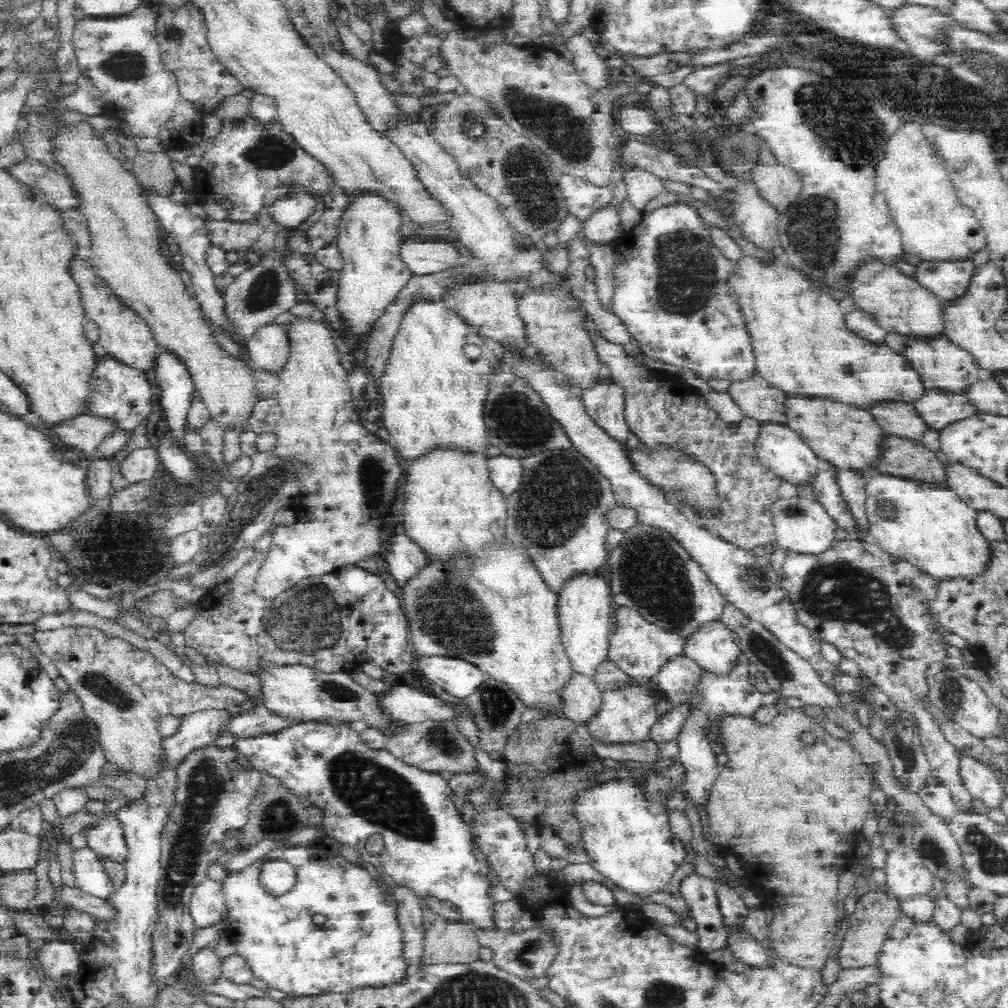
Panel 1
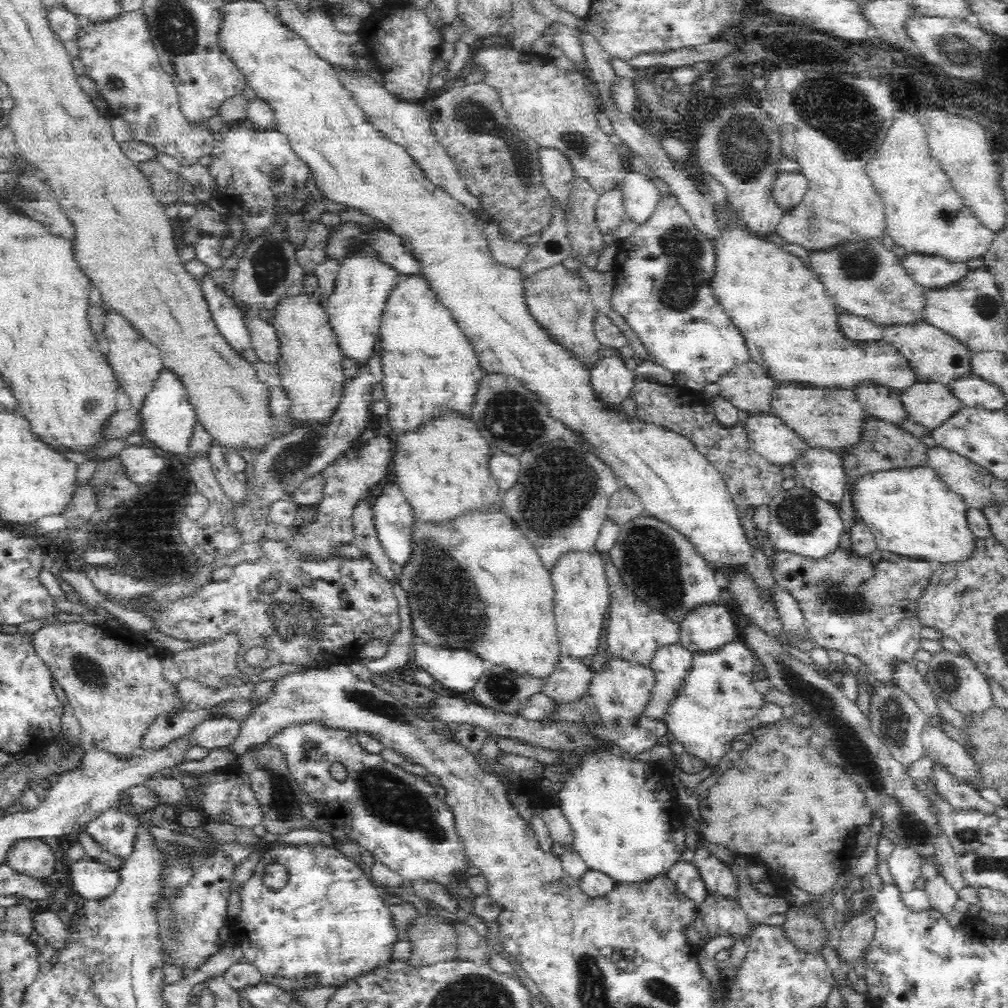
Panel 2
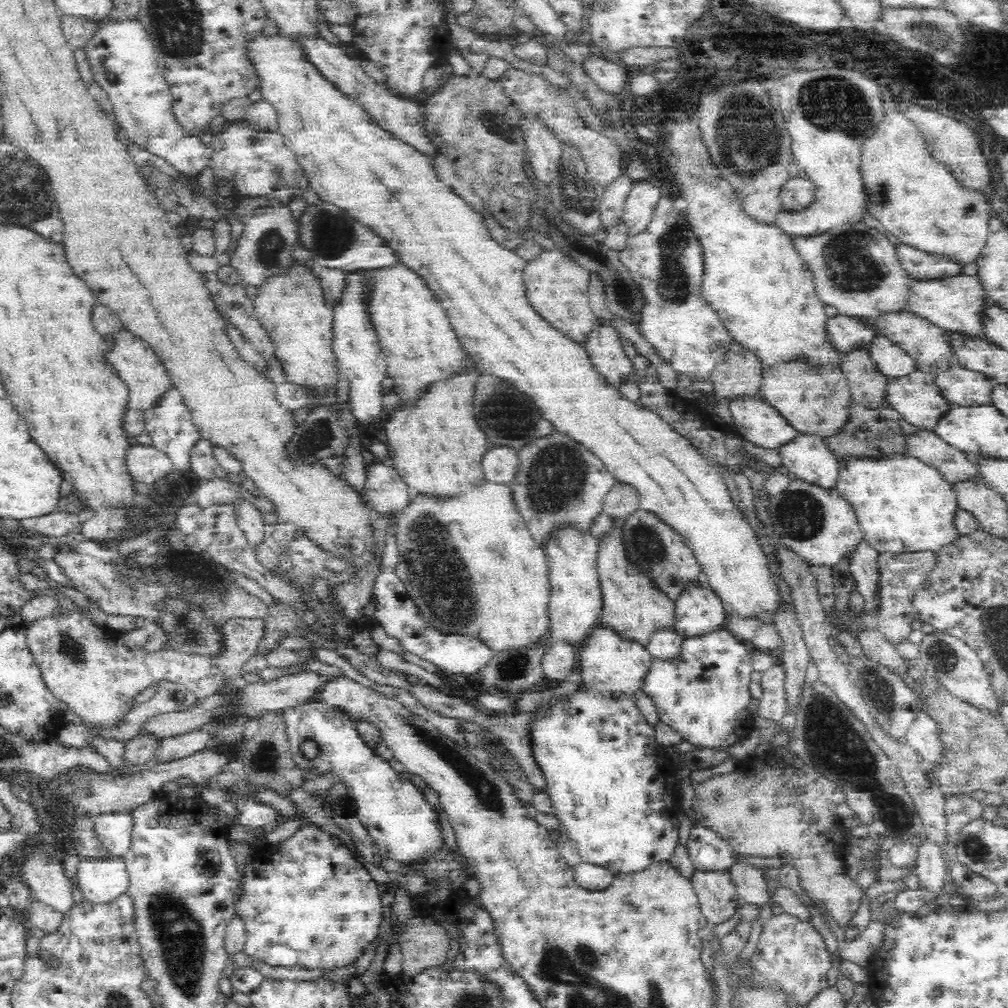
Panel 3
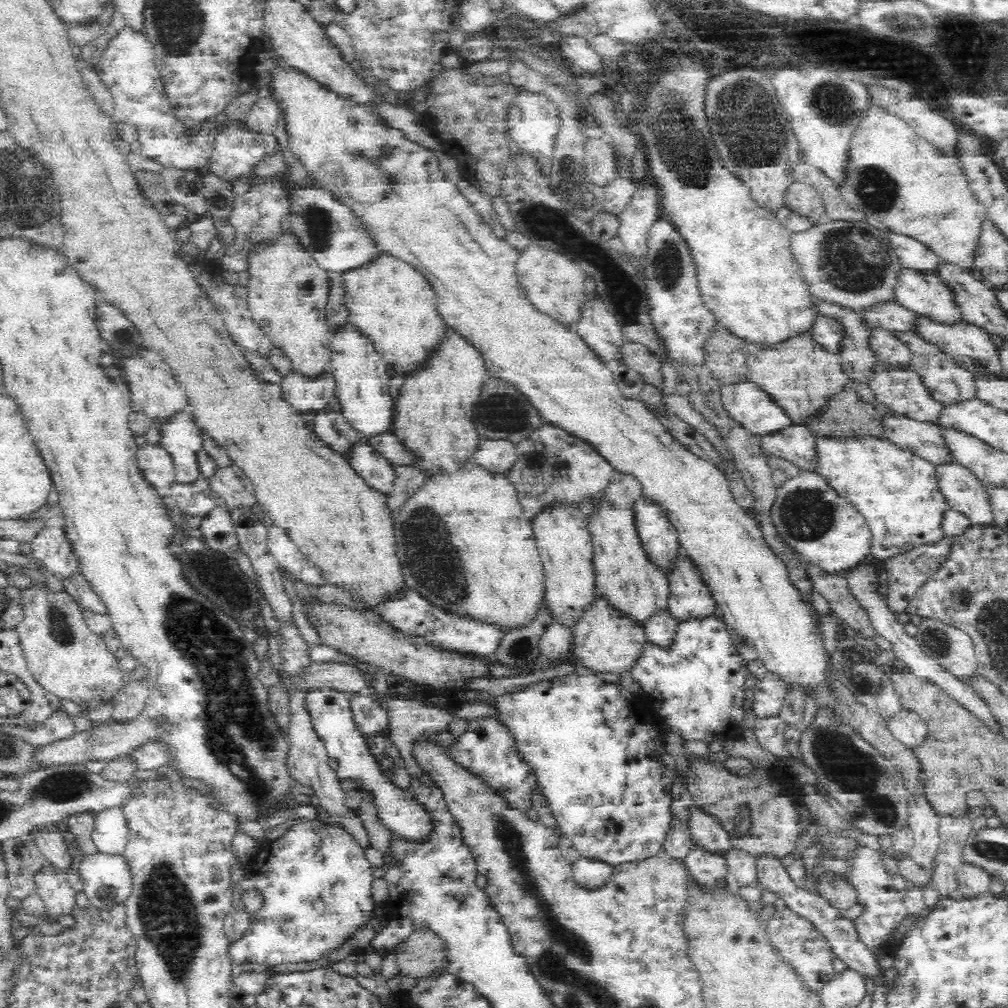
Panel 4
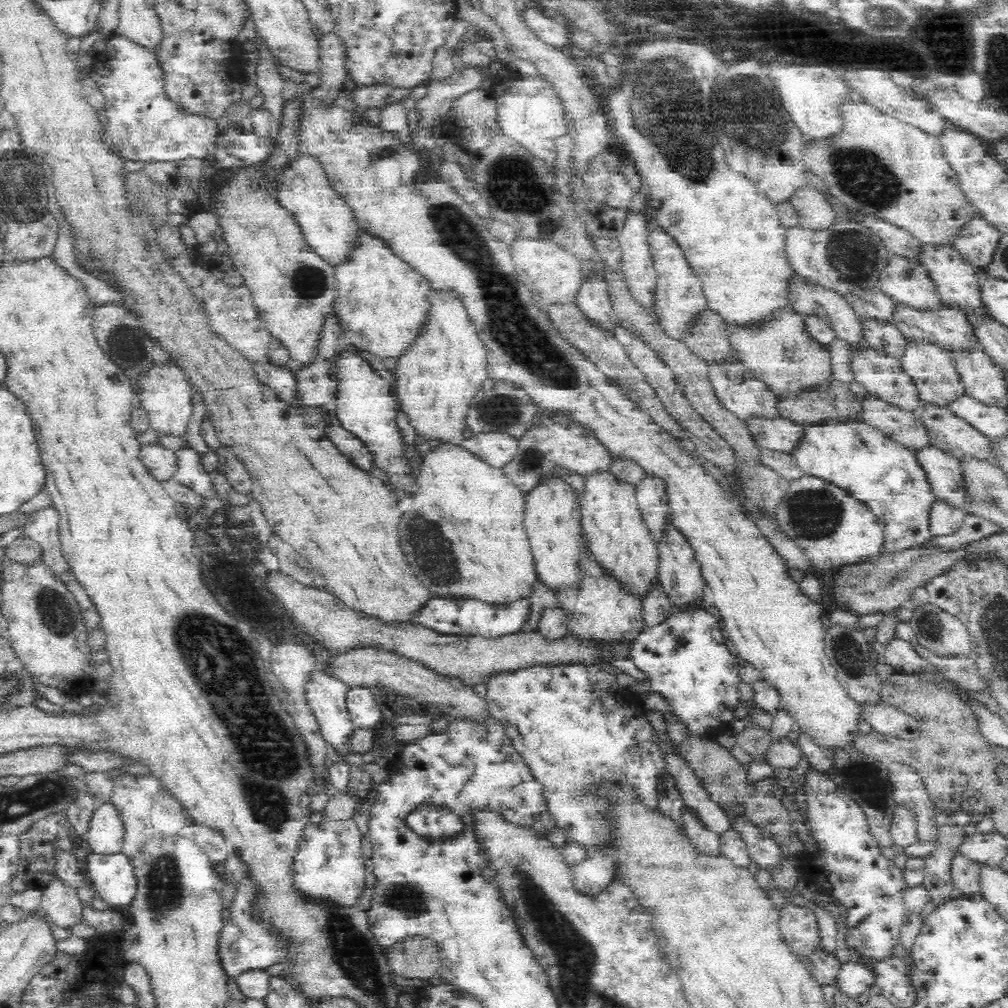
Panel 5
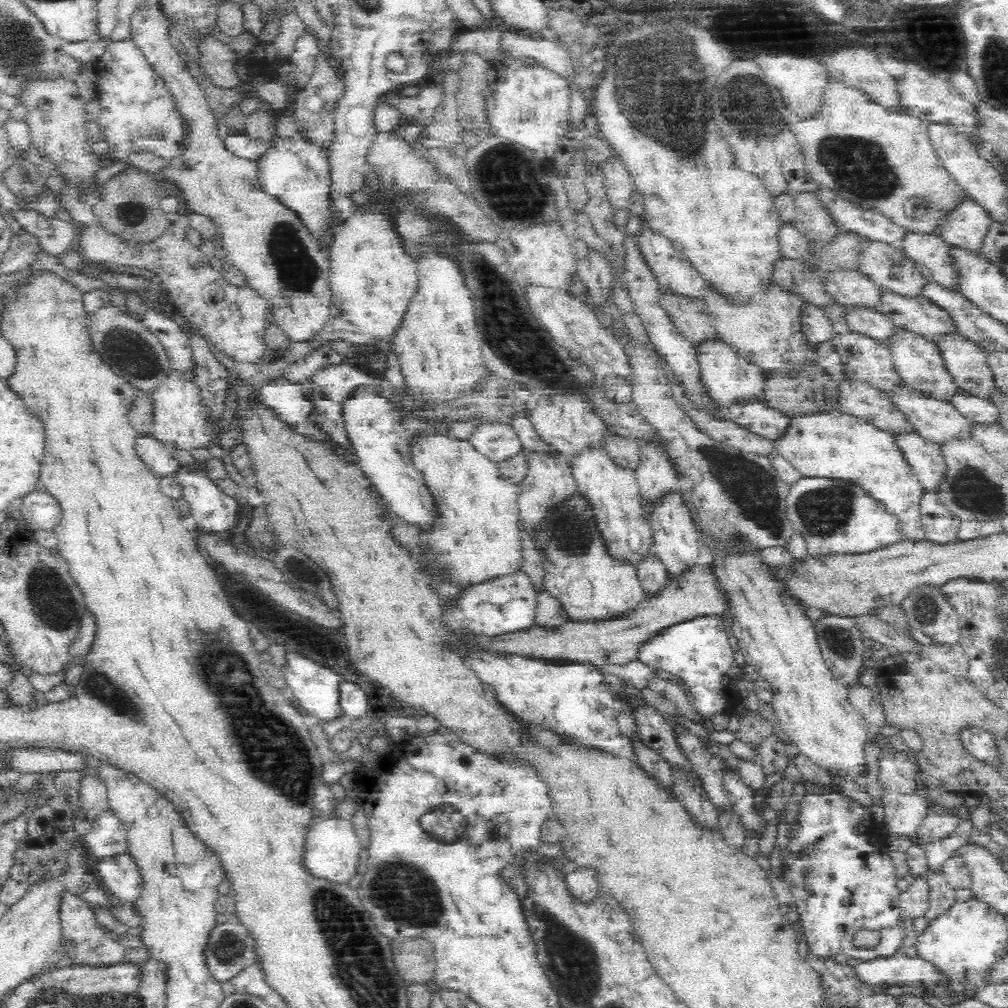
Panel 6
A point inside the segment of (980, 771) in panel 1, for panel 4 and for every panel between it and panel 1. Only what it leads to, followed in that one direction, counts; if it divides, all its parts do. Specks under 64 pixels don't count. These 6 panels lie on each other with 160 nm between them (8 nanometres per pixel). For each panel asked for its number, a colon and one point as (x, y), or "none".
2: (941, 750)
3: (921, 735)
4: (907, 727)

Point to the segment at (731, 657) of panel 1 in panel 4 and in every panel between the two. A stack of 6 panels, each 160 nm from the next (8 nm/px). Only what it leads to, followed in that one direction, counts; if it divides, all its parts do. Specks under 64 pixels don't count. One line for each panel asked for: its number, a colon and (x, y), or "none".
2: (706, 626)
3: (697, 610)
4: (688, 597)

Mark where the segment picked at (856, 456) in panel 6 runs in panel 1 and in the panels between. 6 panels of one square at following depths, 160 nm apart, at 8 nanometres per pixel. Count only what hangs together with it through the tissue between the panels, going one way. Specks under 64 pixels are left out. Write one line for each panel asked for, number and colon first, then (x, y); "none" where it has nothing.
1: (926, 524)
2: (909, 511)
3: (903, 505)
4: (896, 491)
5: (883, 473)

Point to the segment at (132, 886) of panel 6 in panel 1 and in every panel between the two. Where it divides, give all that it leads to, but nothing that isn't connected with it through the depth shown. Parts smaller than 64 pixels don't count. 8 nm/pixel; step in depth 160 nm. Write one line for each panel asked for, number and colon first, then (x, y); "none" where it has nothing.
1: (90, 876)
2: (92, 880)
3: (102, 881)
4: (107, 881)
5: (112, 877)

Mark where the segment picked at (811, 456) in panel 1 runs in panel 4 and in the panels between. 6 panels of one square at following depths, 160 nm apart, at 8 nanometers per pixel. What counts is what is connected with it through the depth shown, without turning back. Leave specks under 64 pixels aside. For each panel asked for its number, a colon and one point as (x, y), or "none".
2: (767, 434)
3: (754, 420)
4: (752, 408)

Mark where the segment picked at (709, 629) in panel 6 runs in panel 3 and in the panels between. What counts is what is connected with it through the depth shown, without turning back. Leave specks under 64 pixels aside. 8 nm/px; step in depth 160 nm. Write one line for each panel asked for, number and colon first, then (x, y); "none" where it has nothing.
3: (702, 693)
4: (698, 680)
5: (685, 658)

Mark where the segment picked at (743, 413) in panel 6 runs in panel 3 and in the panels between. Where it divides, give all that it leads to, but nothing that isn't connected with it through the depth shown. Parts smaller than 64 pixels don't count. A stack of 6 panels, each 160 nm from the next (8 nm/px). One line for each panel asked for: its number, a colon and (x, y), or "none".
3: (806, 455)
4: (795, 443)
5: (780, 434)

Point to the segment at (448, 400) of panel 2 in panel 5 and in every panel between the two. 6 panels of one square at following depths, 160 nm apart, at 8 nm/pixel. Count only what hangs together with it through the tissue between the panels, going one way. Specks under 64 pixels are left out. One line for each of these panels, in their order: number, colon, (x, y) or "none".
3: (415, 336)
4: (388, 301)
5: (380, 301)

